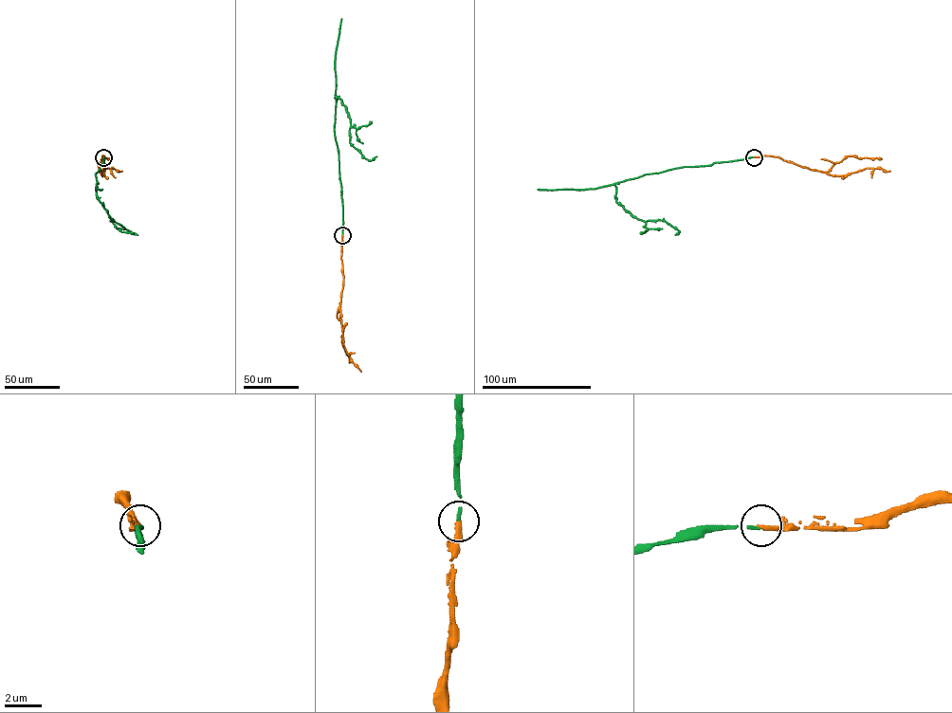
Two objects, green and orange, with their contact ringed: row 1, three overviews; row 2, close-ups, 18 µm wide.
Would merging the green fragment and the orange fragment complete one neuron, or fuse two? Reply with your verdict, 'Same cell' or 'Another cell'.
Same cell

